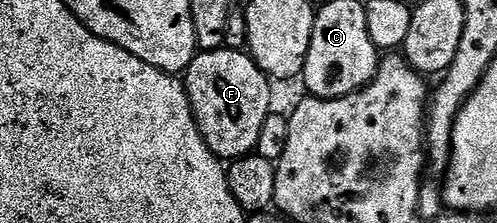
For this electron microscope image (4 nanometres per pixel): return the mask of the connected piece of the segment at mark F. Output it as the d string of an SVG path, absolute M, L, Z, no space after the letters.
M227 48L197 53L183 75L182 84L188 90L188 104L194 112L196 127L202 132L204 142L212 149L215 157L221 160L235 160L255 151L258 132L262 132L262 124L268 115L273 113L274 106L272 106L273 83L267 74L260 71L251 54L244 50Z

